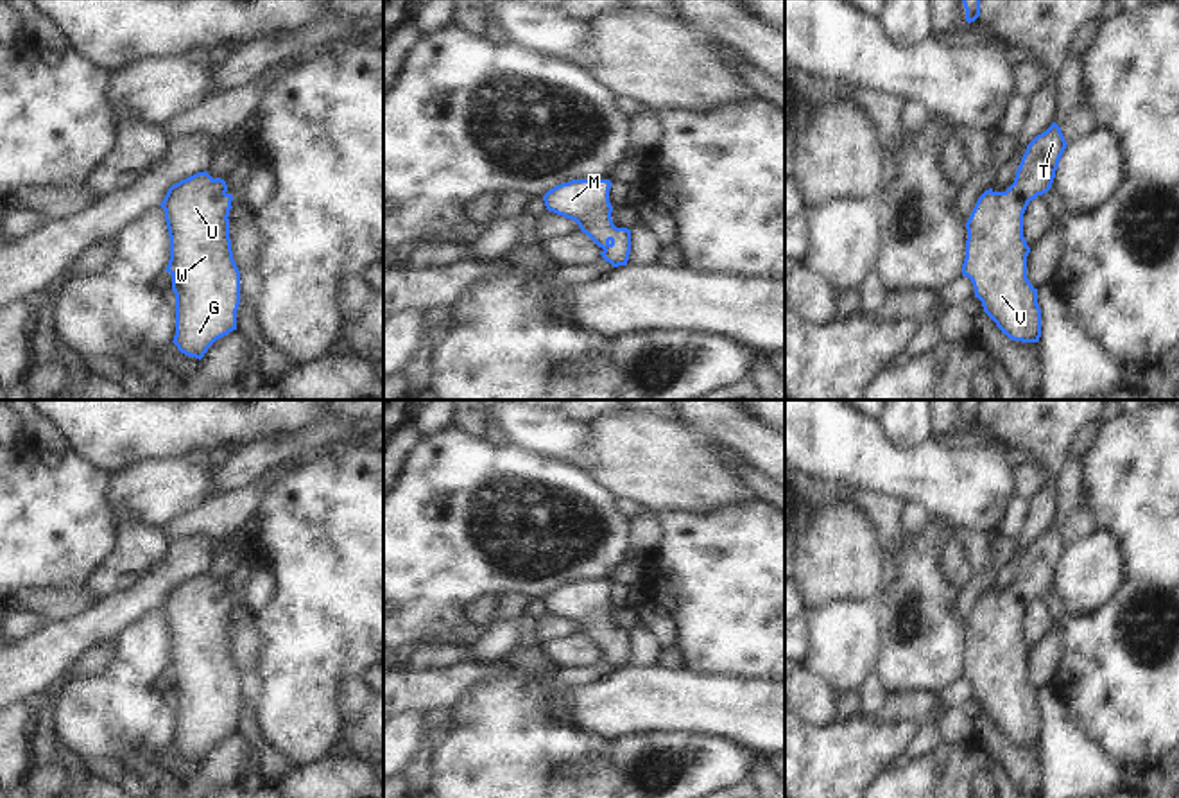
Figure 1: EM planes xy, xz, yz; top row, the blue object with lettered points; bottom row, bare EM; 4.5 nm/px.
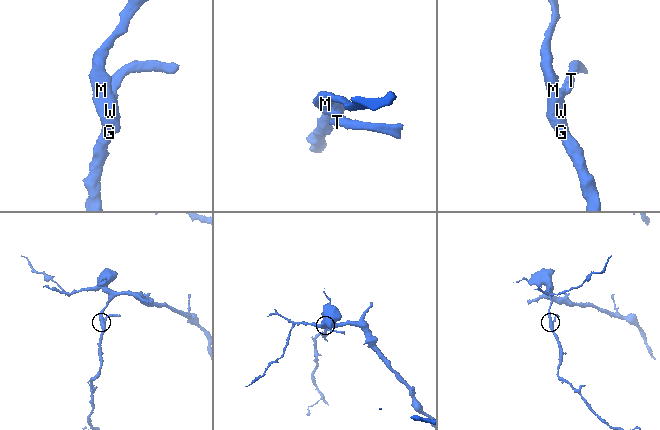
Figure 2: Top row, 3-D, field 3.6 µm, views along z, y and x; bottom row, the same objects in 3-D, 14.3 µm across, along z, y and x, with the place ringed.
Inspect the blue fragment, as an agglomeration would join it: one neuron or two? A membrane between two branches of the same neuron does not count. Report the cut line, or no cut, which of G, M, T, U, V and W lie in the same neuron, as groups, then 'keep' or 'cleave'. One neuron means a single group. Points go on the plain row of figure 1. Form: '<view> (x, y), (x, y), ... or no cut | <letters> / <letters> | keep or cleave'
no cut | G M T U V W | keep

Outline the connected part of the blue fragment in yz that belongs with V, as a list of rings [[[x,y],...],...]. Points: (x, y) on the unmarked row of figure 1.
[[[1054,524],[1028,547],[1005,594],[985,592],[968,624],[962,678],[968,678],[984,714],[1012,742],[1037,744],[1041,710],[1037,690],[1027,680],[1030,649],[1023,638],[1023,615],[1032,601],[1052,590],[1066,551]]]

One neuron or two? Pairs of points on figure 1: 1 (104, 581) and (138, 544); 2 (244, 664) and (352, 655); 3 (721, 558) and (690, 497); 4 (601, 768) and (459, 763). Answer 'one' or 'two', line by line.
1: one
2: two
3: two
4: one

